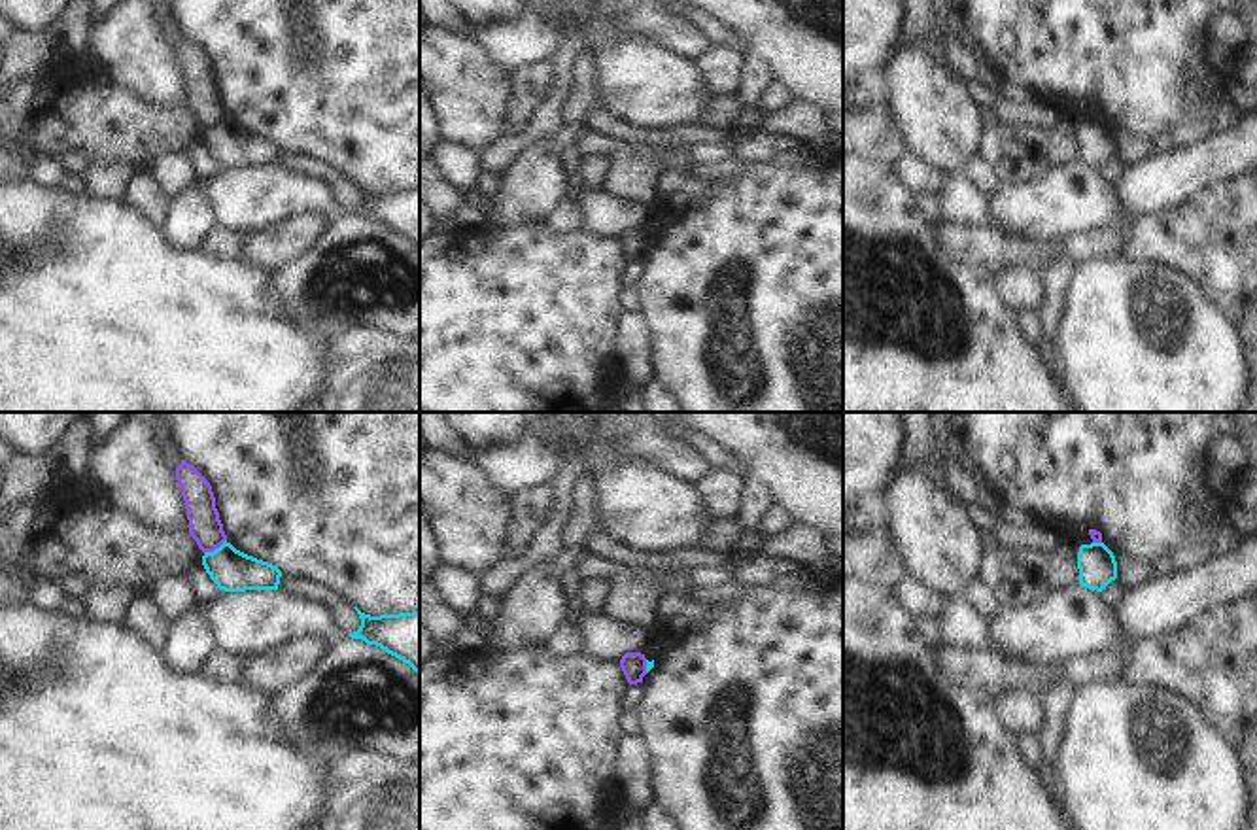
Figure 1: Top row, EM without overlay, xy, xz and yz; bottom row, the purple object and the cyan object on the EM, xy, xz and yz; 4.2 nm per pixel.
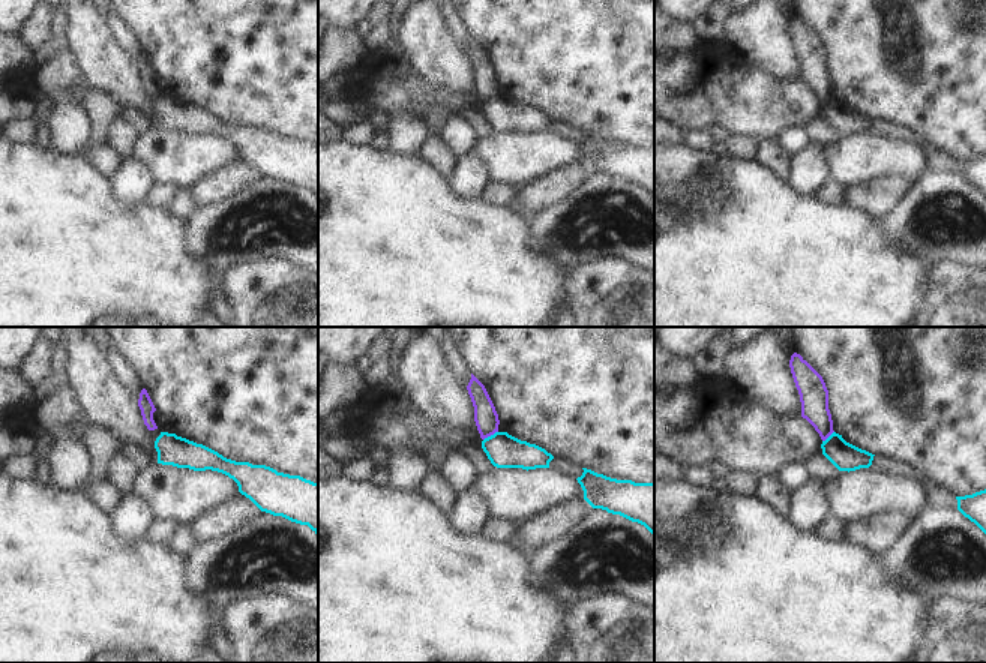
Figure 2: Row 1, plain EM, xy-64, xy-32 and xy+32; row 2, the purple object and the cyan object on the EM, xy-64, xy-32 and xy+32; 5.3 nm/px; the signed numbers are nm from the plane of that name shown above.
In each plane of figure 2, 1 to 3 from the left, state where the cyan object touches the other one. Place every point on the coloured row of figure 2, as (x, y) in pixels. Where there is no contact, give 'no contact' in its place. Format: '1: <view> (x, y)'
1: no contact
2: xy-32 (489, 435)
3: xy+32 (827, 437)

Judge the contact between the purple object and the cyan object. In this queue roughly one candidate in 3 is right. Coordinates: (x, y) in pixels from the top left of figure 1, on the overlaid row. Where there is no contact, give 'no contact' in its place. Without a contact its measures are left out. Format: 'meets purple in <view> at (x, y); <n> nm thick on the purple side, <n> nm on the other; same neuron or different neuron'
meets purple in xy at (214, 549); 140 nm thick on the purple side, 180 nm on the other; different neuron

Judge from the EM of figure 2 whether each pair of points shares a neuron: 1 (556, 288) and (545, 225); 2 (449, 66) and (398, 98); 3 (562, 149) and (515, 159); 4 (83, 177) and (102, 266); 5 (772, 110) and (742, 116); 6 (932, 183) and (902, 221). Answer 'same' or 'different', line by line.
1: different
2: different
3: same
4: same
5: same
6: same

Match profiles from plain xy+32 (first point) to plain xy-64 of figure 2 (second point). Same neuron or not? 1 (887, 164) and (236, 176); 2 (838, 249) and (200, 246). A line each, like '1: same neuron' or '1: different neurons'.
1: different neurons
2: different neurons

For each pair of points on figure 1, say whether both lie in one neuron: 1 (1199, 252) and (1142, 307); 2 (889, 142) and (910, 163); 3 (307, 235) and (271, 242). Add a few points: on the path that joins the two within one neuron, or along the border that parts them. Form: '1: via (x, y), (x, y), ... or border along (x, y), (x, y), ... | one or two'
1: border along (1135, 259), (1189, 276), (1210, 301) | two
2: border along (906, 152), (895, 167) | two
3: via (297, 237), (280, 242) | one

